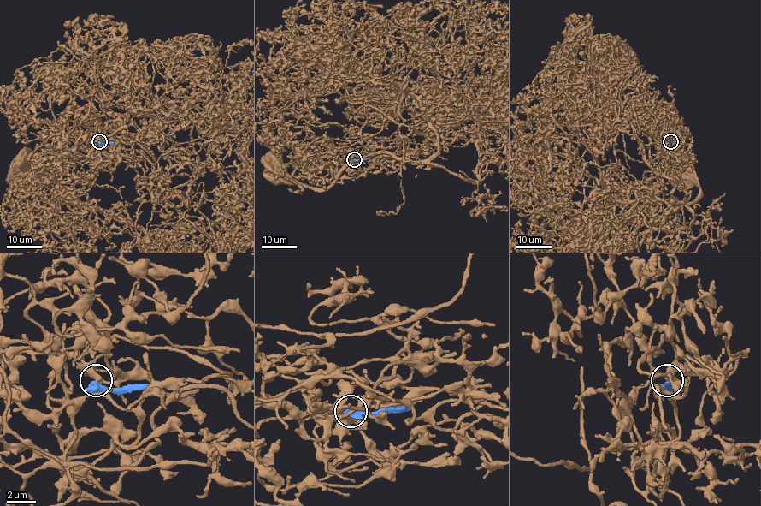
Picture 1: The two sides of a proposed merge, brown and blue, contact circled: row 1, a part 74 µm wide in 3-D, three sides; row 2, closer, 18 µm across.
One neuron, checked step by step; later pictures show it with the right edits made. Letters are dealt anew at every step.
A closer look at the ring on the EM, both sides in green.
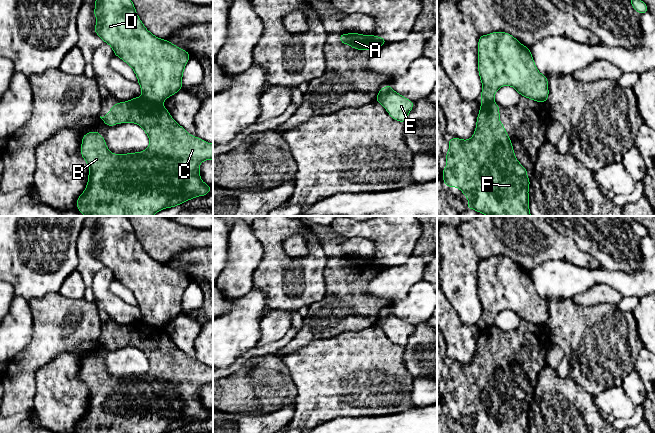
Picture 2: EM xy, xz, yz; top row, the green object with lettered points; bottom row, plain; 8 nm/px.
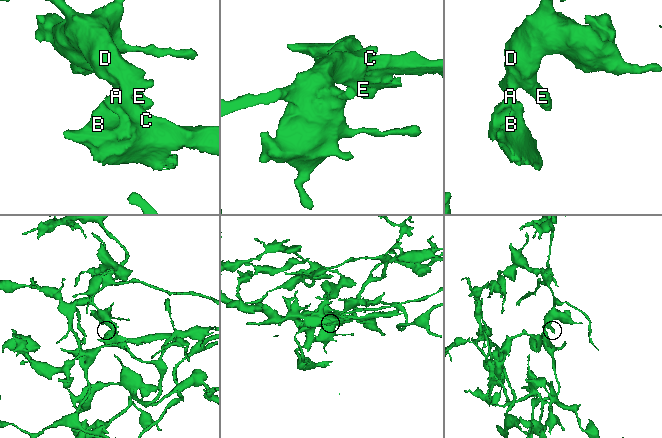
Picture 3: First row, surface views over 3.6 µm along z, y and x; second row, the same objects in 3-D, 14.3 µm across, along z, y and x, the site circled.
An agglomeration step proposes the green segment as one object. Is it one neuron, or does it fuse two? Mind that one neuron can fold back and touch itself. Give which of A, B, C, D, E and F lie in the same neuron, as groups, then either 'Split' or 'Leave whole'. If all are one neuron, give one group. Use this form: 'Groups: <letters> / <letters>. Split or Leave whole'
Groups: A B C F / D E. Split

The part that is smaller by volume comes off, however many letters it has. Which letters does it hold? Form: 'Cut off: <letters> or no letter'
Cut off: A, B, C, F

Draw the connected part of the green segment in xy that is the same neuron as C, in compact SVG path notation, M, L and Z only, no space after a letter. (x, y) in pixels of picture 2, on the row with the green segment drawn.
M144 97L117 102L109 113L100 116L107 126L116 123L135 123L144 129L150 143L145 151L113 154L106 145L102 135L96 131L82 137L81 156L89 165L88 184L76 201L77 209L85 216L153 216L155 213L175 207L198 196L207 195L212 188L200 178L199 166L204 160L213 160L213 144L190 135L170 115L162 103L153 103Z

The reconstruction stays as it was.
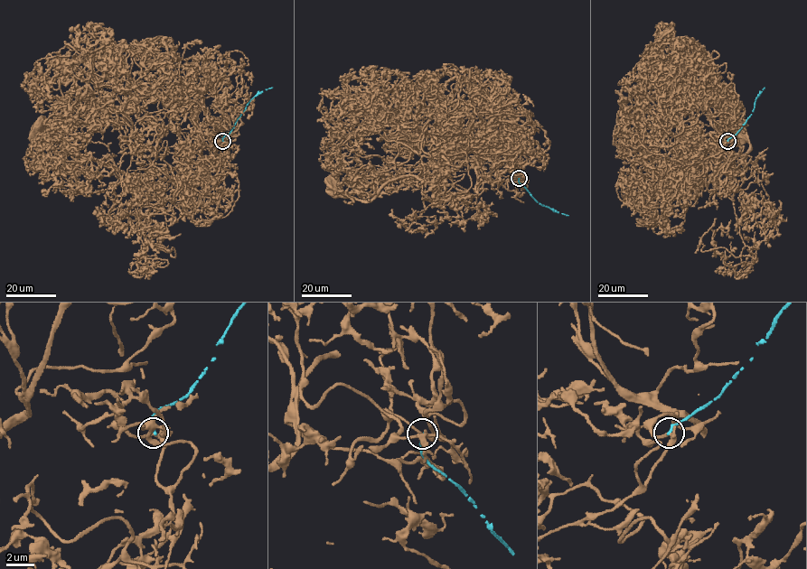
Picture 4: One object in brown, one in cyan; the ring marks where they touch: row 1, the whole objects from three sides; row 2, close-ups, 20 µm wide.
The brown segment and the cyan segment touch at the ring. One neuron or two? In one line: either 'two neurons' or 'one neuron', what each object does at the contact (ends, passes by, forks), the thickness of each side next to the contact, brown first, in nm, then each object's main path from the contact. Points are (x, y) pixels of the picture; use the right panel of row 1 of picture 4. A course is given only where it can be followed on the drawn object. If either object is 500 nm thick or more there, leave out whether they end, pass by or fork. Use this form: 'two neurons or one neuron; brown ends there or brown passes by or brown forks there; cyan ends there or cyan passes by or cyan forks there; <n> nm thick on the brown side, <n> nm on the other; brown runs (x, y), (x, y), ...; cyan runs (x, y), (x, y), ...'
two neurons; brown passes by; cyan ends there; 240 nm thick on the brown side, 240 nm on the other; brown runs (727, 141), (699, 156), (701, 143), (737, 153), (745, 168), (733, 174), (725, 166), (749, 149), (736, 129); cyan runs (727, 141), (751, 114), (755, 98), (764, 88)

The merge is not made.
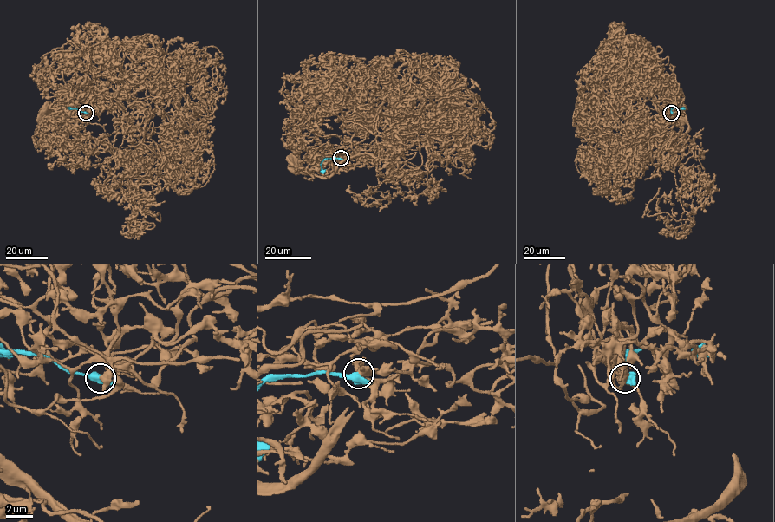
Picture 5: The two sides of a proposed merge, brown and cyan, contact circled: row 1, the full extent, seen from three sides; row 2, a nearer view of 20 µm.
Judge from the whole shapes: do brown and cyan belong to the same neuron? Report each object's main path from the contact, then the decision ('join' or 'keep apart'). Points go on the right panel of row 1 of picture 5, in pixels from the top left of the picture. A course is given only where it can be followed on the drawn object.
brown via (671, 112), (667, 98), (643, 84), (685, 140), (671, 151), (668, 141), (688, 129), (677, 113) | cyan via (671, 112), (671, 108), (684, 109) | keep apart

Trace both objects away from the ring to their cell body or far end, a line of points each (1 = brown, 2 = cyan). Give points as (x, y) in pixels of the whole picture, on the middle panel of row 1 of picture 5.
1: (341, 158), (374, 159), (392, 133), (424, 128), (446, 157), (427, 173), (367, 153), (328, 177), (296, 165)
2: (341, 158), (325, 159), (321, 164), (323, 172)

